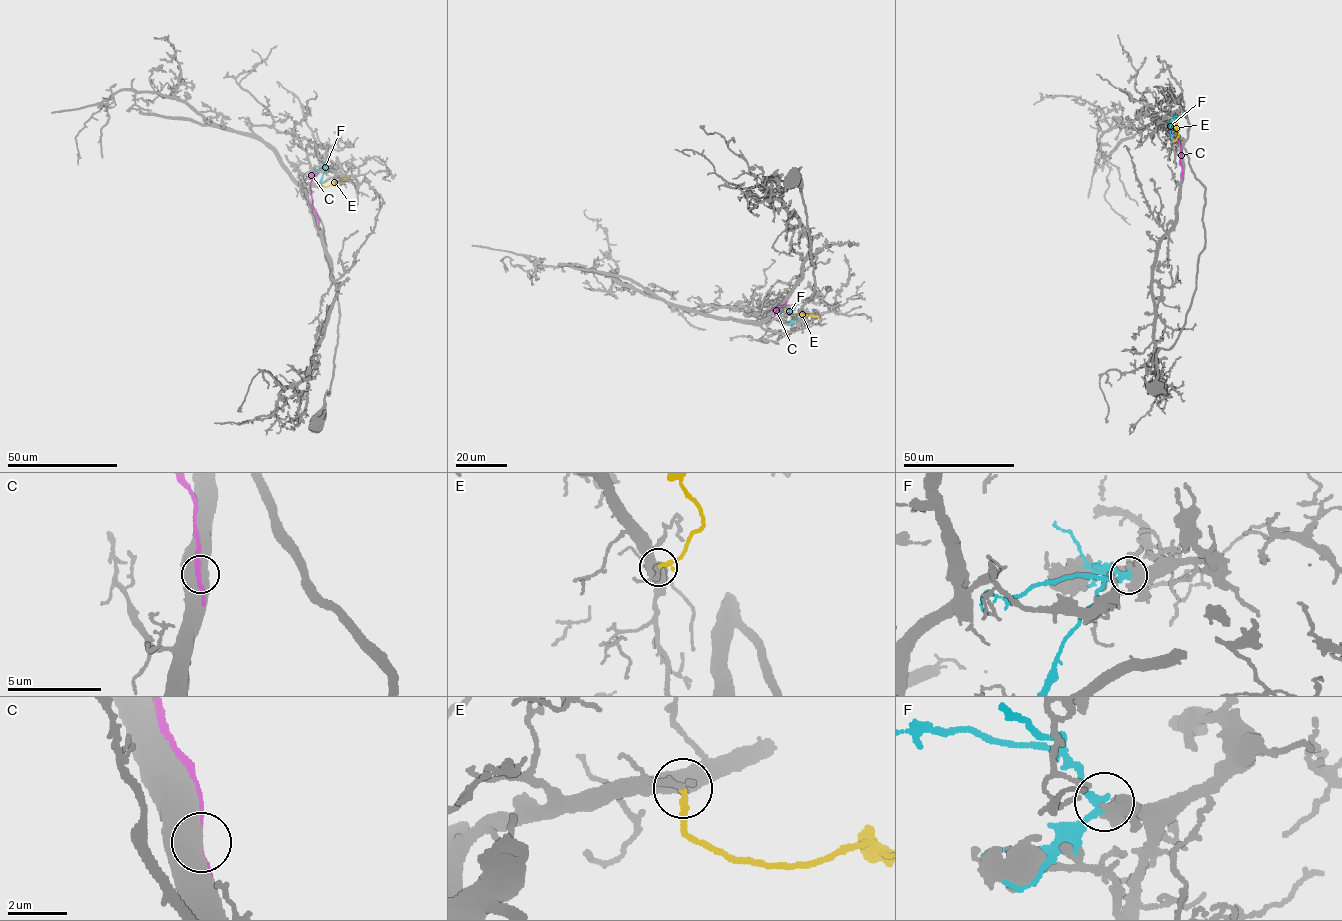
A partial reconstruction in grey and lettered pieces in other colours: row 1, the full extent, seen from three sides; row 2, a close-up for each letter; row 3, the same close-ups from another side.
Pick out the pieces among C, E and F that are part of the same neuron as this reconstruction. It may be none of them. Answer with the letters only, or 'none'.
none

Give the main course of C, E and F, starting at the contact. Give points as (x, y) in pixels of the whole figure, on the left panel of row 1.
C: (319, 225), (310, 189), (311, 177), (316, 173)
E: (320, 187), (350, 177)
F: (330, 167), (318, 183)

